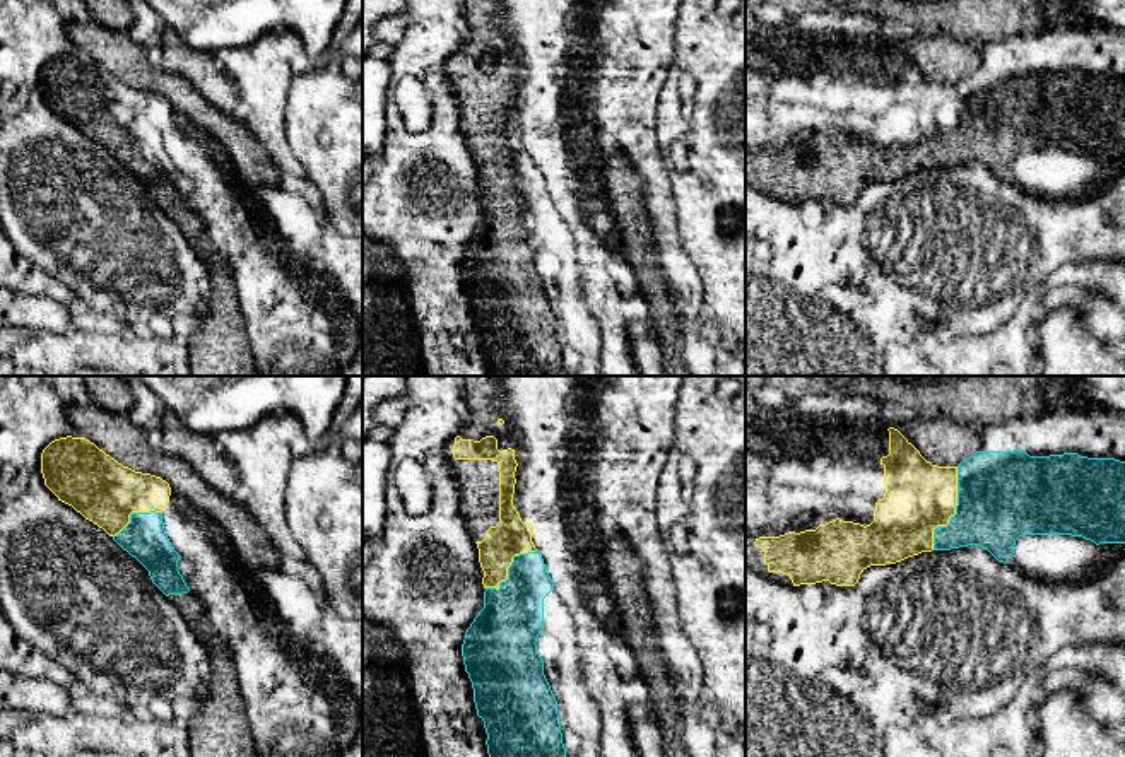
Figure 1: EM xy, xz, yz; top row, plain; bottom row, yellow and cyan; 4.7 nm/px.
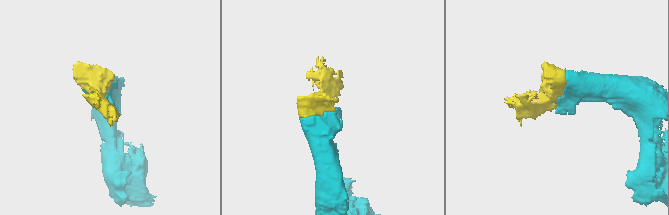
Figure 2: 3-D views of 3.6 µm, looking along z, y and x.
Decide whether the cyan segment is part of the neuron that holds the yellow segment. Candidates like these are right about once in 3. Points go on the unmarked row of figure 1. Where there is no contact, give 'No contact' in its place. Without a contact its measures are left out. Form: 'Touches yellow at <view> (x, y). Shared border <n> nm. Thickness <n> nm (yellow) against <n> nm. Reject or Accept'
Touches yellow at yz (954, 129). Shared border 420 nm. Thickness 320 nm (yellow) against 420 nm. Accept

